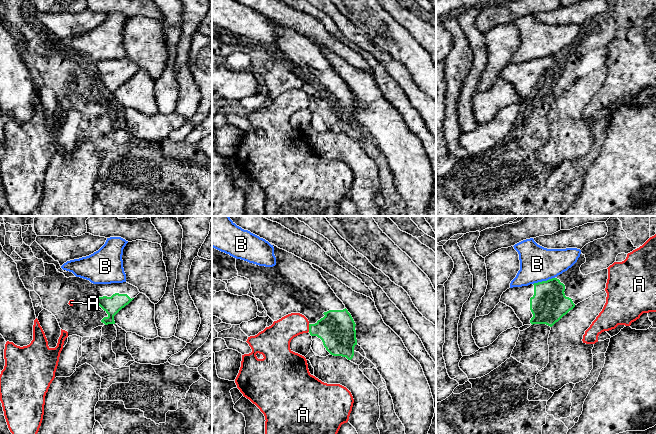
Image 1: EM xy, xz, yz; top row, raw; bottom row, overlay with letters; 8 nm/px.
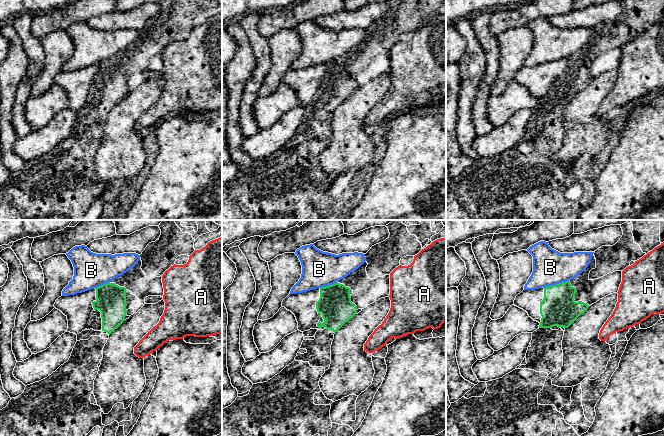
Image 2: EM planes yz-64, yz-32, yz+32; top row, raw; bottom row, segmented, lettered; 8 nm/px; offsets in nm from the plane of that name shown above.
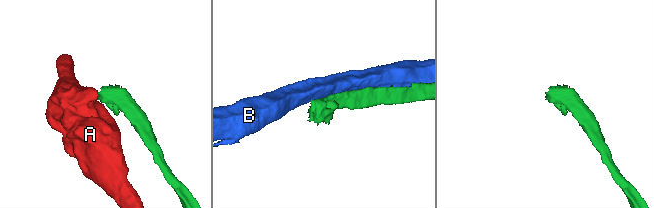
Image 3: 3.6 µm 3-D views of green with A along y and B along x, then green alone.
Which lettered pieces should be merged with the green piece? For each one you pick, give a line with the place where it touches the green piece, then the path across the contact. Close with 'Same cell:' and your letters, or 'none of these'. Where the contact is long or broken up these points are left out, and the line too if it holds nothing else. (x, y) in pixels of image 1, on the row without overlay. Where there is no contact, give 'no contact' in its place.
Same cell: none of these

